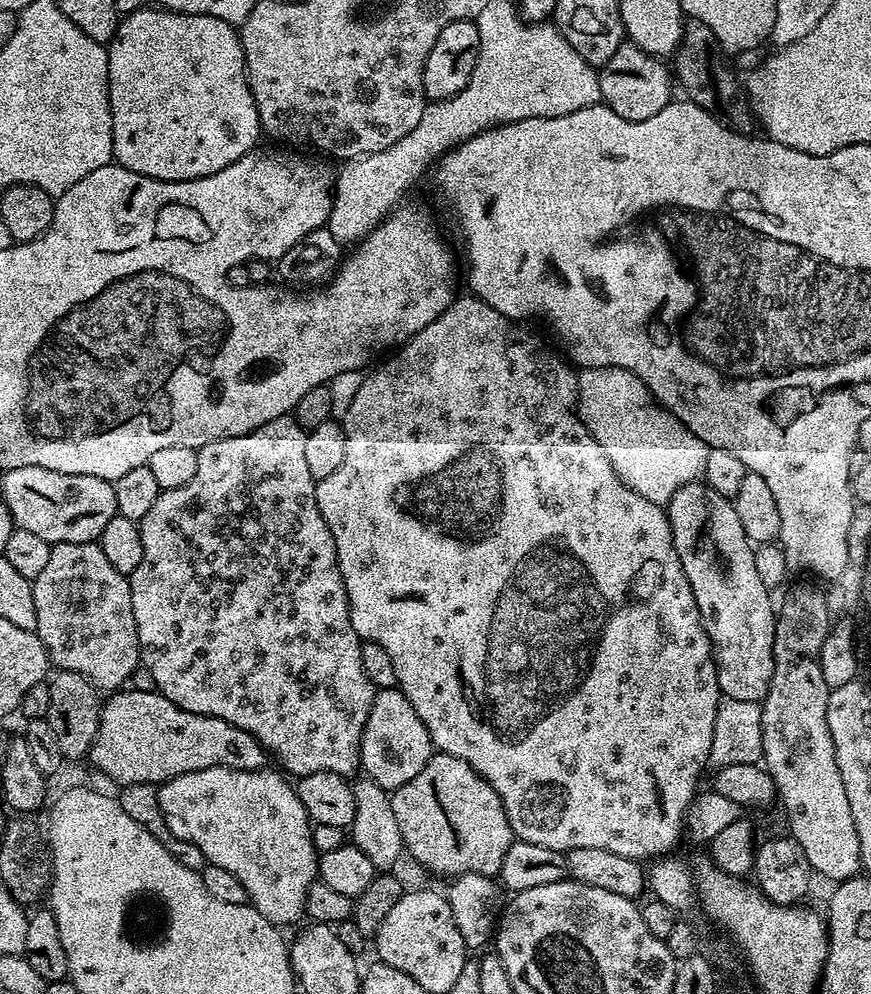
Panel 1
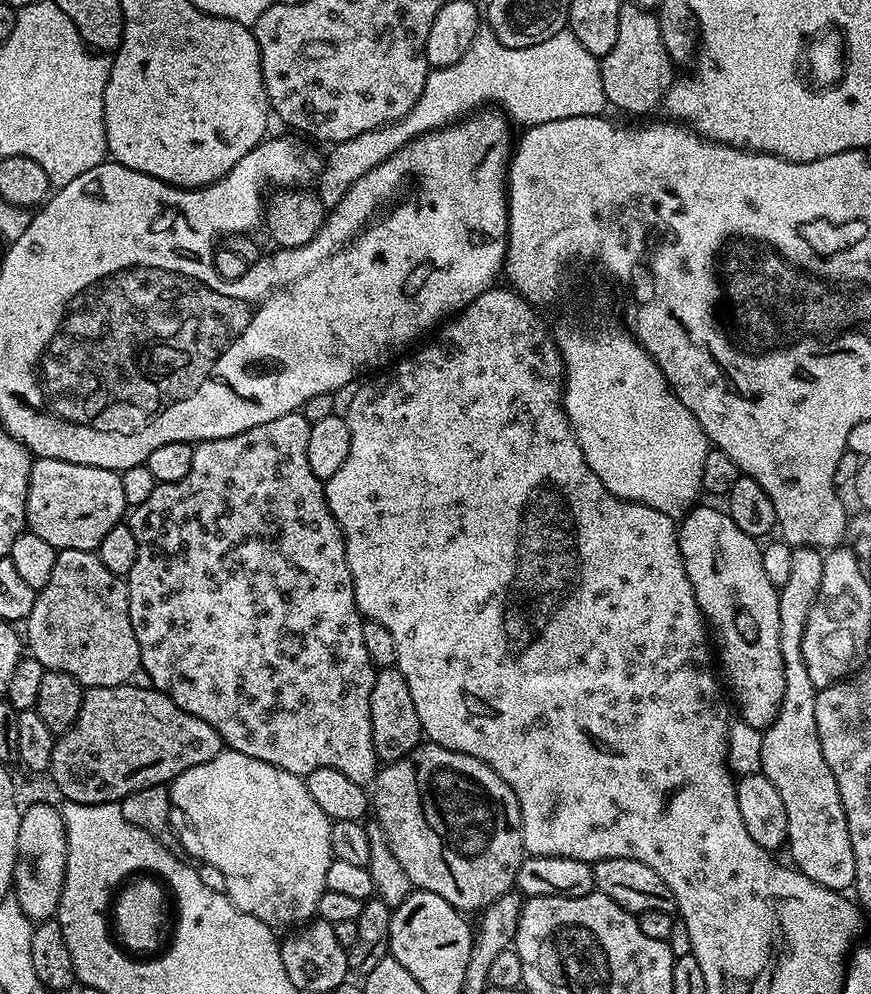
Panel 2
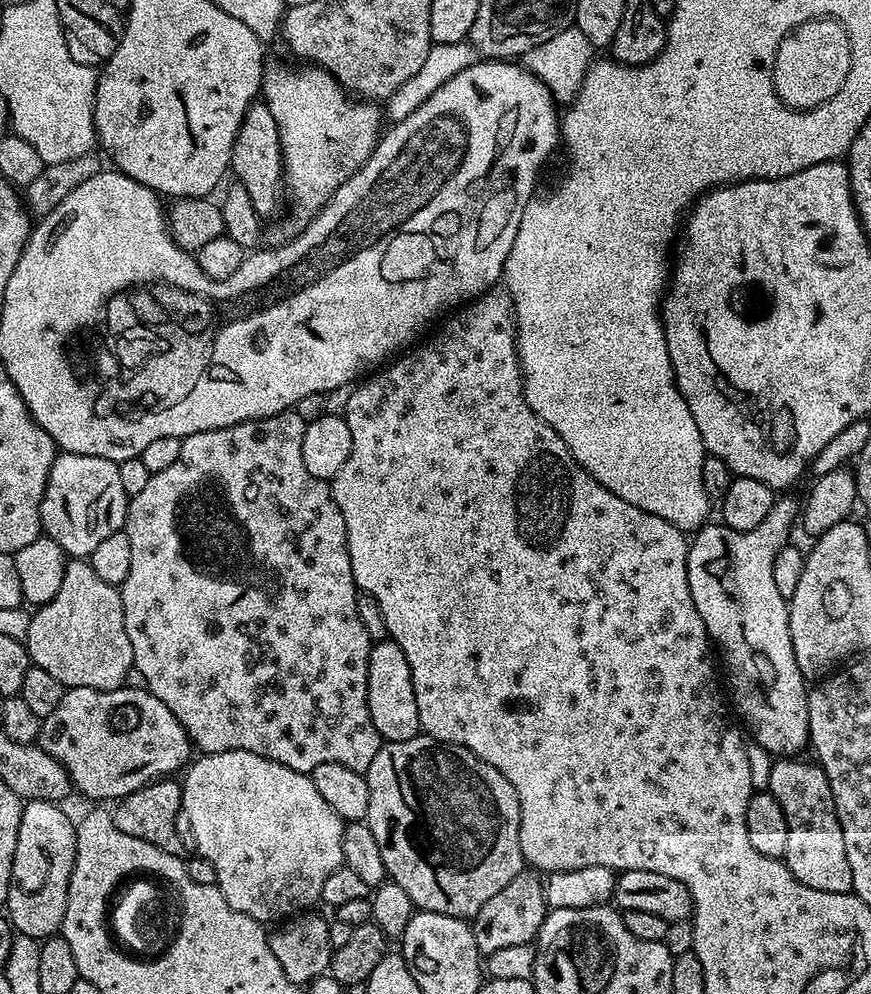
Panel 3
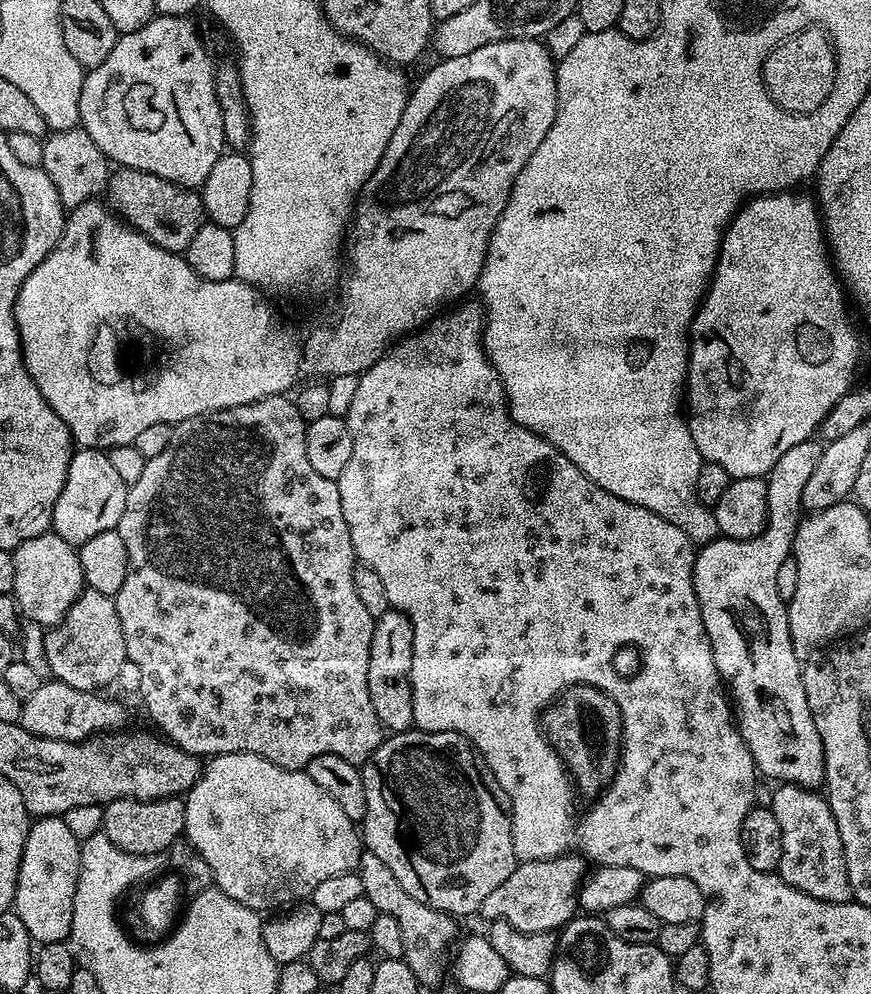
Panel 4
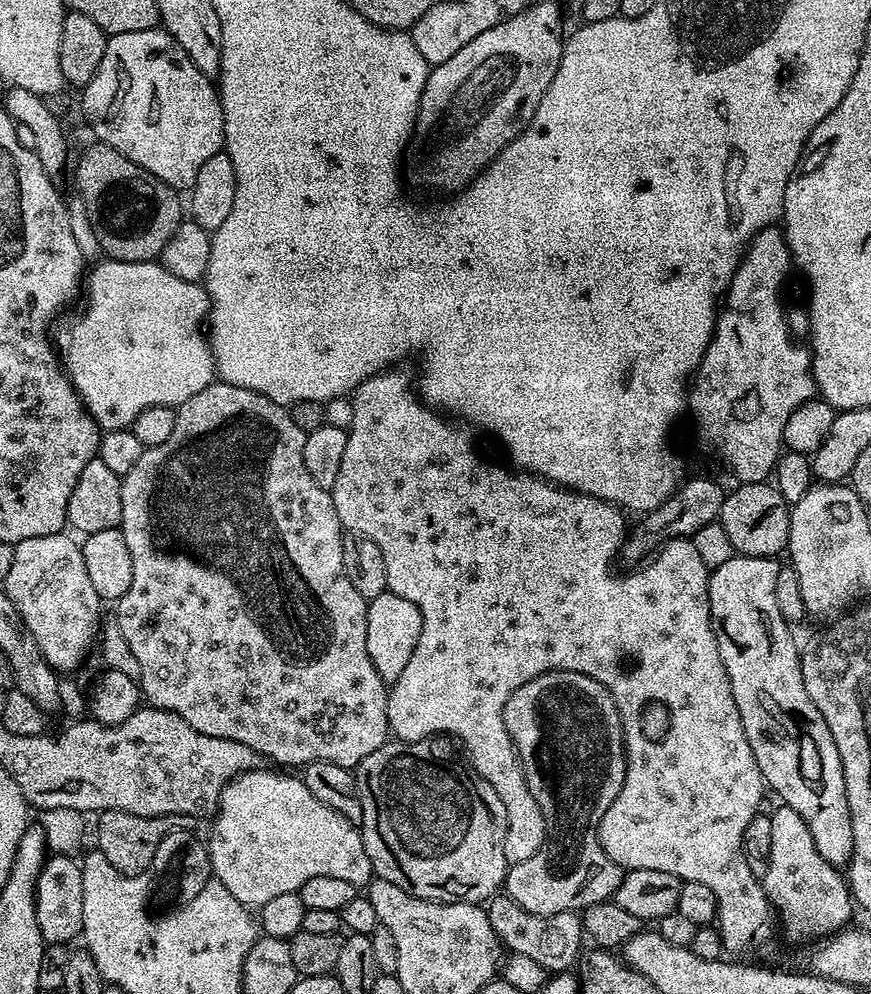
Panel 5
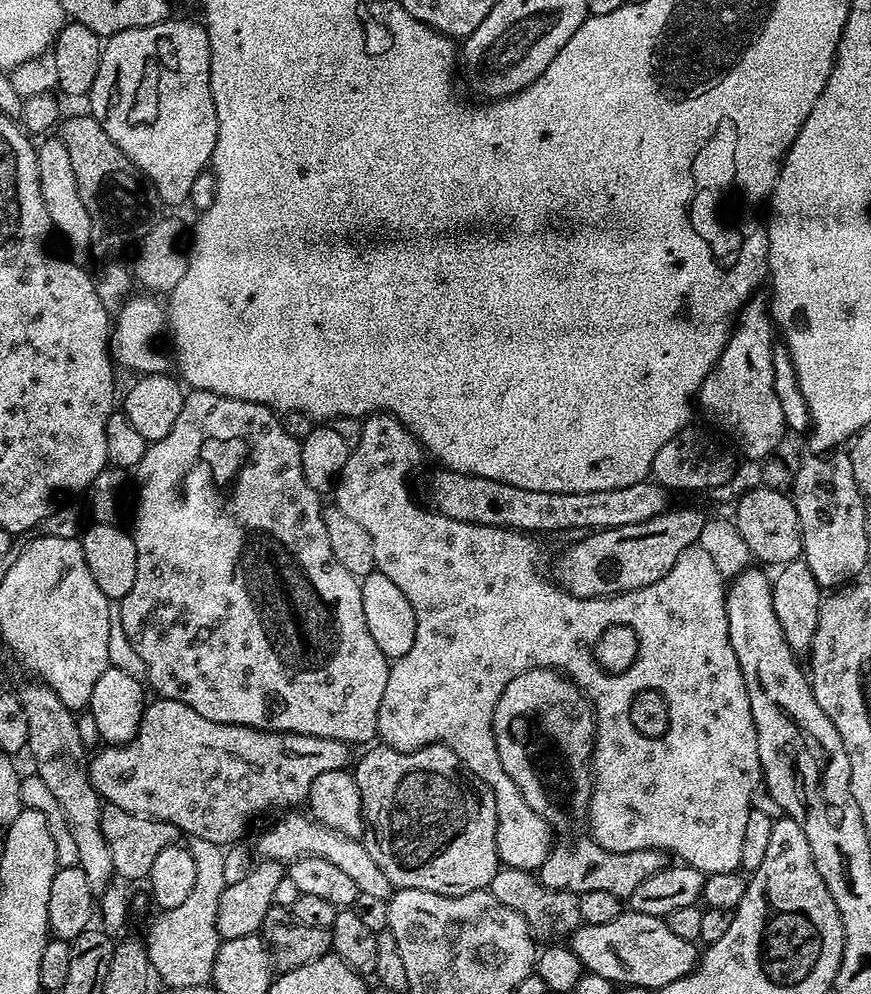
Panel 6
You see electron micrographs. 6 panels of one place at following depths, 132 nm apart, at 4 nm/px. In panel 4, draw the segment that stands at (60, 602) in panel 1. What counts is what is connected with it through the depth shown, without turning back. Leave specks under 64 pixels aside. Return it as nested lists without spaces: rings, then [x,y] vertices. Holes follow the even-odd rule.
[[[88,588],[70,606],[68,613],[60,624],[53,624],[45,631],[46,662],[55,679],[61,680],[66,686],[74,686],[74,690],[99,693],[104,687],[115,685],[118,670],[122,662],[128,659],[126,654],[126,638],[122,638],[122,622],[118,622],[118,610],[115,599],[106,594],[98,594],[98,590]]]

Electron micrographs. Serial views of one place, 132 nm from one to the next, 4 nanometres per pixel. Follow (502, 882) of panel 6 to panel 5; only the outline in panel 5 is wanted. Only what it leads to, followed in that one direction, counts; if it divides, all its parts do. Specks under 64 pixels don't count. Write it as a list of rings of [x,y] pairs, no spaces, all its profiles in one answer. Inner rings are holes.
[[[507,894],[493,896],[491,900],[487,901],[486,911],[490,918],[490,926],[494,926],[494,934],[498,934],[501,945],[509,953],[526,954],[526,958],[531,958],[534,962],[538,962],[552,974],[569,971],[577,963],[578,957],[582,952],[580,940],[583,941],[585,939],[582,920],[577,913],[563,912],[553,916],[530,914],[530,910],[522,910],[522,906],[518,906],[518,902],[514,902]]]

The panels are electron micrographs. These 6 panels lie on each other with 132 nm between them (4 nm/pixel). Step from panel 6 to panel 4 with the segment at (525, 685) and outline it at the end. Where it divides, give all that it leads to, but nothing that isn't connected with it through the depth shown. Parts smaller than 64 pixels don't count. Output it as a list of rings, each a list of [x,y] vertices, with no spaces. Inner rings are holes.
[[[575,684],[561,692],[542,713],[544,735],[568,770],[575,791],[599,797],[616,777],[624,727],[620,707],[602,690],[589,684]],[[565,854],[555,856],[549,860],[525,860],[517,863],[516,869],[502,882],[502,886],[496,887],[491,894],[486,897],[486,902],[482,902],[479,915],[485,916],[485,921],[505,920],[514,926],[514,930],[523,932],[550,932],[555,933],[564,927],[569,920],[573,919],[578,912],[578,897],[580,894],[580,885],[586,879],[584,872],[584,860],[580,856]]]

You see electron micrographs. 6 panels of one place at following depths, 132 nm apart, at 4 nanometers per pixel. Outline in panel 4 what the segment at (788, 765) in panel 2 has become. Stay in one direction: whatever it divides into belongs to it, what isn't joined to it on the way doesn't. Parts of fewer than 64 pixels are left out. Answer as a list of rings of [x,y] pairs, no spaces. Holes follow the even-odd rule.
[[[780,784],[773,791],[771,809],[774,818],[778,818],[778,827],[782,829],[782,862],[778,869],[781,878],[790,886],[802,890],[802,894],[810,894],[810,898],[818,898],[822,902],[849,903],[853,894],[846,870],[846,854],[842,850],[838,822],[834,822],[834,814],[827,799],[819,791],[810,788],[800,788],[796,784]]]

